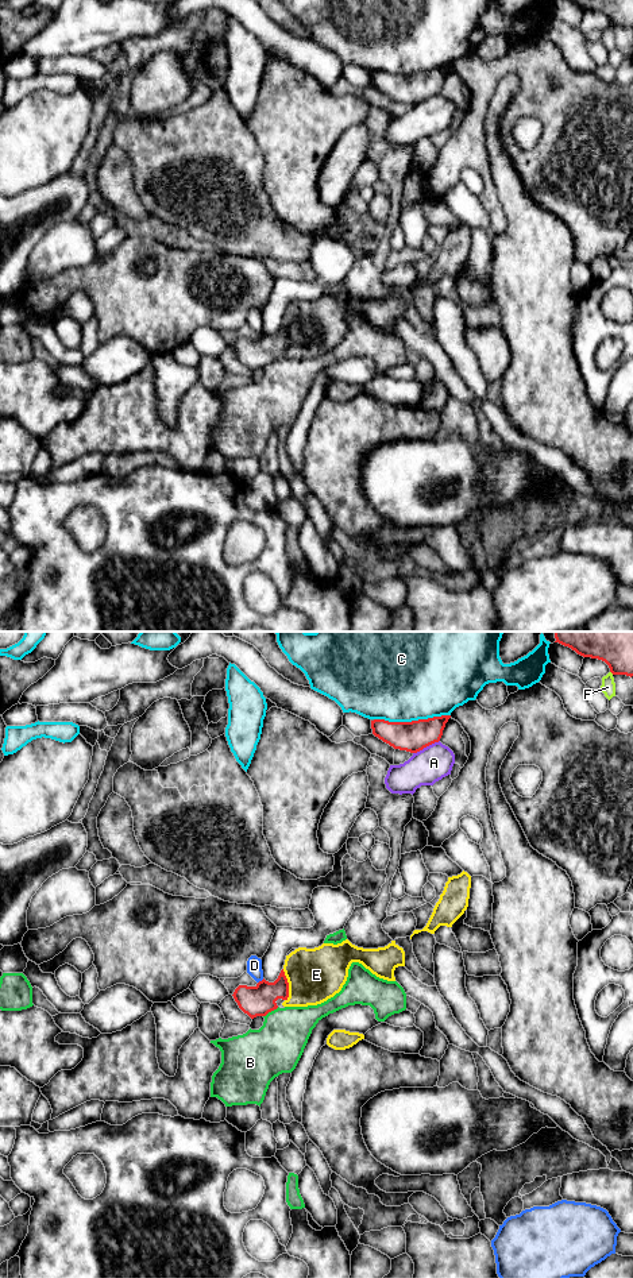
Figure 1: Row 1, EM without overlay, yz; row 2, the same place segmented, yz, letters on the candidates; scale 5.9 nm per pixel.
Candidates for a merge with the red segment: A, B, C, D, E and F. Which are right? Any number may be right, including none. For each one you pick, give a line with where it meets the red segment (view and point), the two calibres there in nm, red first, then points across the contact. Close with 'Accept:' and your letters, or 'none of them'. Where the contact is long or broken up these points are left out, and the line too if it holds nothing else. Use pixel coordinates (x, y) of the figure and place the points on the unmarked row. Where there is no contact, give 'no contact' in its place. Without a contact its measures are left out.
E: contact yz (288, 338); calibres 180 and 320 nm; way yz (259, 352), (266, 346), (288, 338), (300, 336), (316, 327)
Accept: E

